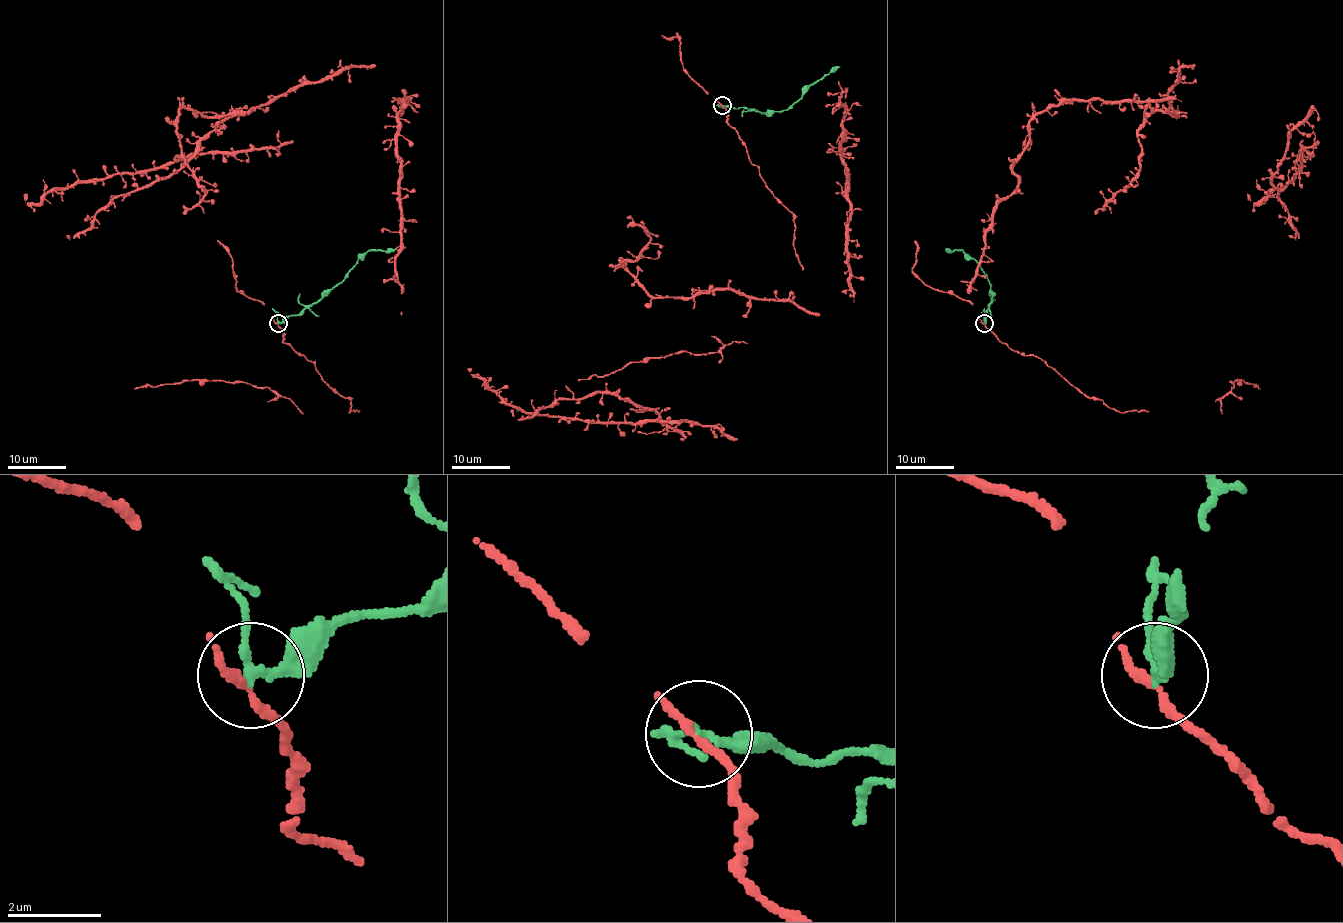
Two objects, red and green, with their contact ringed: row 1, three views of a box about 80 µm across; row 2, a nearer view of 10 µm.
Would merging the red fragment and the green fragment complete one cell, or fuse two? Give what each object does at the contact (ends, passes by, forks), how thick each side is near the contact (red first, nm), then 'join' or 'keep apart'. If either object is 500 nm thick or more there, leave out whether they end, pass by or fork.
red passes by; green passes by; 160 nm thick on the red side, 190 nm on the other; keep apart

